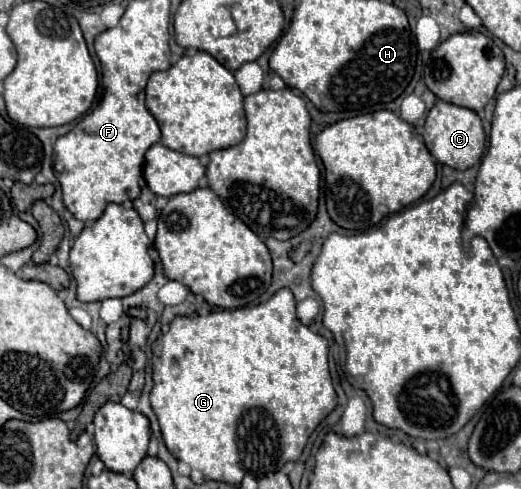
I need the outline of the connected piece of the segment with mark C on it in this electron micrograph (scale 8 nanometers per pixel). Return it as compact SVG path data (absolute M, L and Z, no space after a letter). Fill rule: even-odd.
M437 101L433 105L433 109L429 111L429 115L425 119L423 139L425 139L427 149L439 163L449 165L459 171L477 165L485 151L485 131L483 131L483 123L477 117L477 113L471 109L459 107L459 105L443 103L443 101Z

